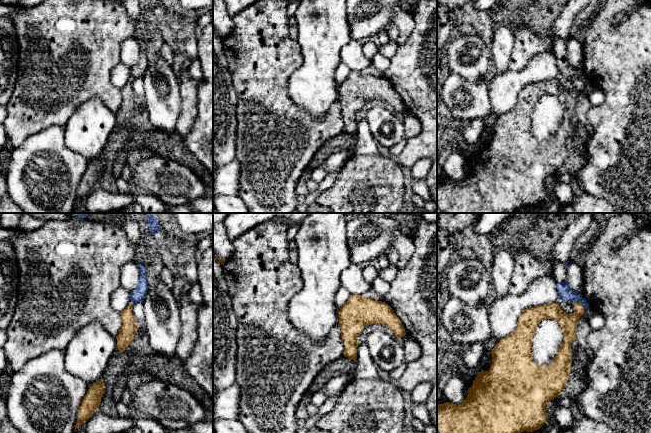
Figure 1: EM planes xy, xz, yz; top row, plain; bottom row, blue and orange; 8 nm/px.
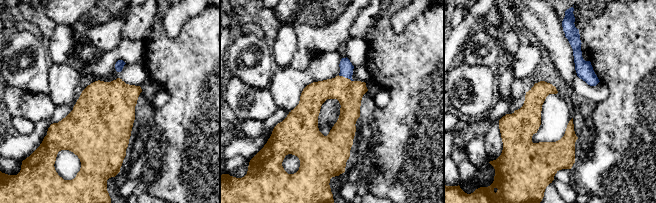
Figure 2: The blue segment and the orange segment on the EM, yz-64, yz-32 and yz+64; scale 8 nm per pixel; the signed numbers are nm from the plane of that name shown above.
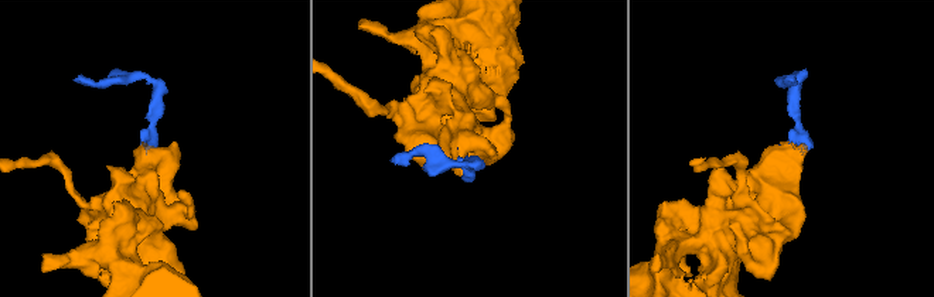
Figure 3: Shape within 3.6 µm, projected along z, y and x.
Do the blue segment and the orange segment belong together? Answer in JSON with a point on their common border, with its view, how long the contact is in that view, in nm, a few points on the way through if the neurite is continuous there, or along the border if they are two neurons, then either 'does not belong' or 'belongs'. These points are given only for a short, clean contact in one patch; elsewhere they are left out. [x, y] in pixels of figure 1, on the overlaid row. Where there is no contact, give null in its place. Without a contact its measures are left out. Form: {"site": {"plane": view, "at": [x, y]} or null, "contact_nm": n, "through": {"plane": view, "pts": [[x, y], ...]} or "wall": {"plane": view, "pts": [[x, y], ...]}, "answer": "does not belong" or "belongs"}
{"site": {"plane": "yz", "at": [582, 304]}, "contact_nm": 130, "through": {"plane": "yz", "pts": [[565, 292], [582, 304], [579, 311], [568, 322]]}, "answer": "belongs"}

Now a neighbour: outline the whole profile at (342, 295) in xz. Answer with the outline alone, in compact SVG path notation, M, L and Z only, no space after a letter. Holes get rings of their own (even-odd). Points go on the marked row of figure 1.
M342 286L338 288L335 296L335 304L338 311L348 301L350 297L351 297L351 293L346 288Z

